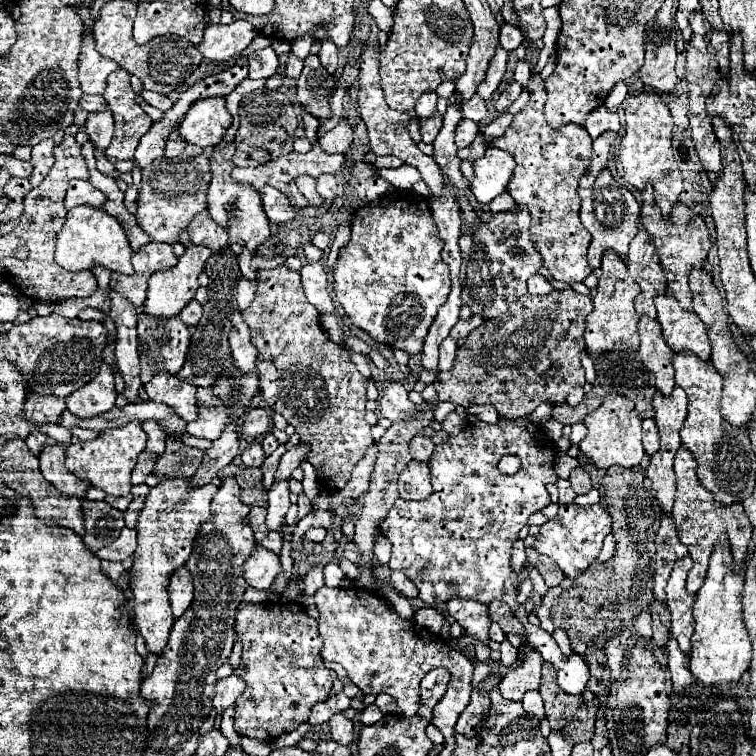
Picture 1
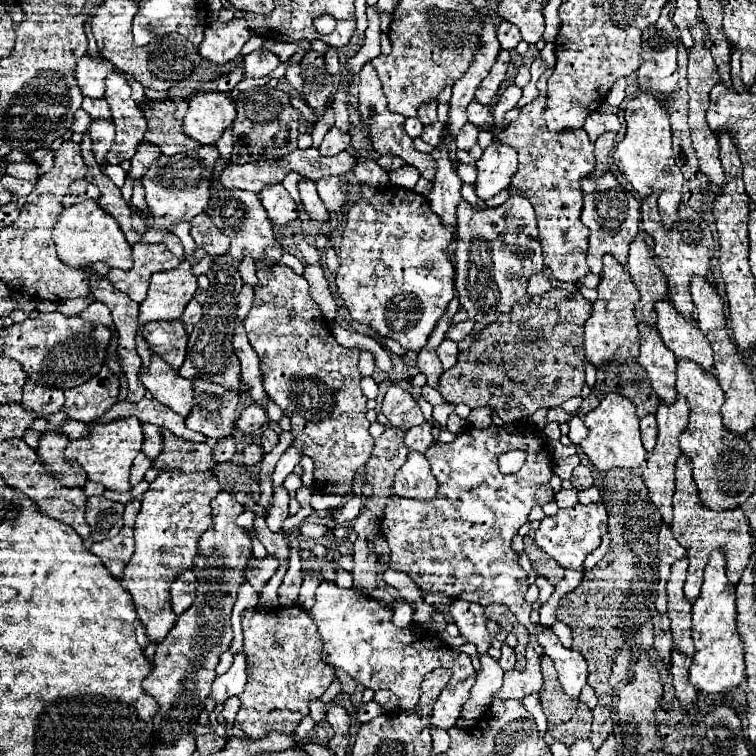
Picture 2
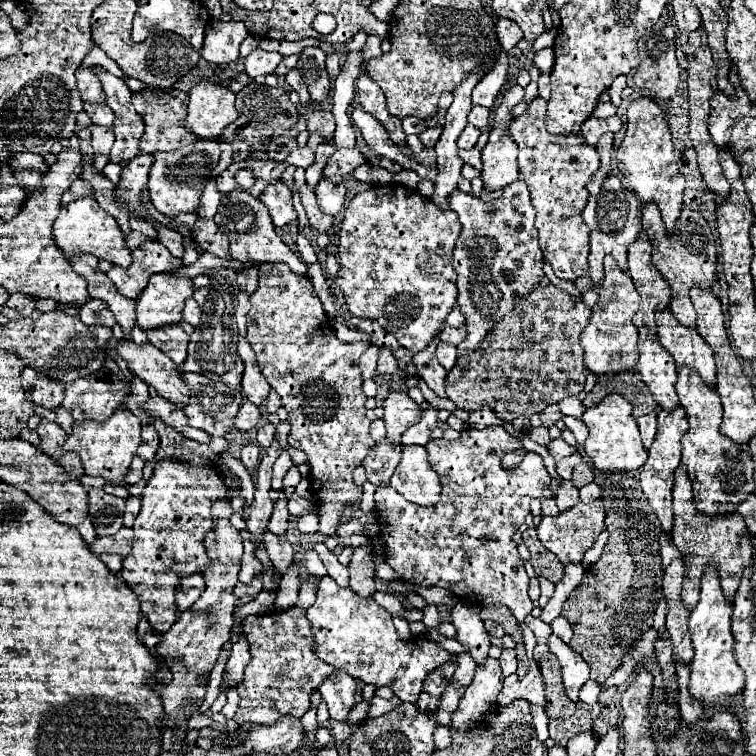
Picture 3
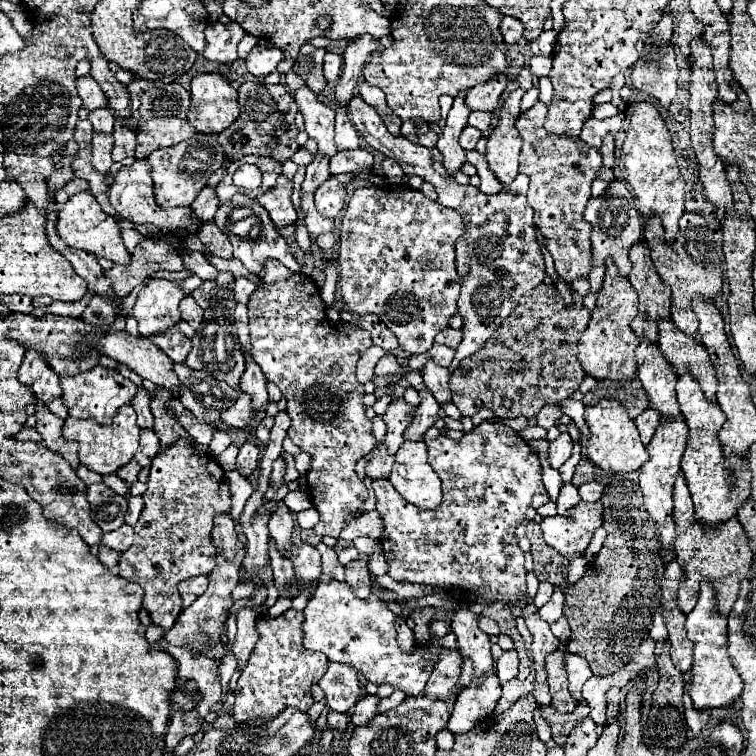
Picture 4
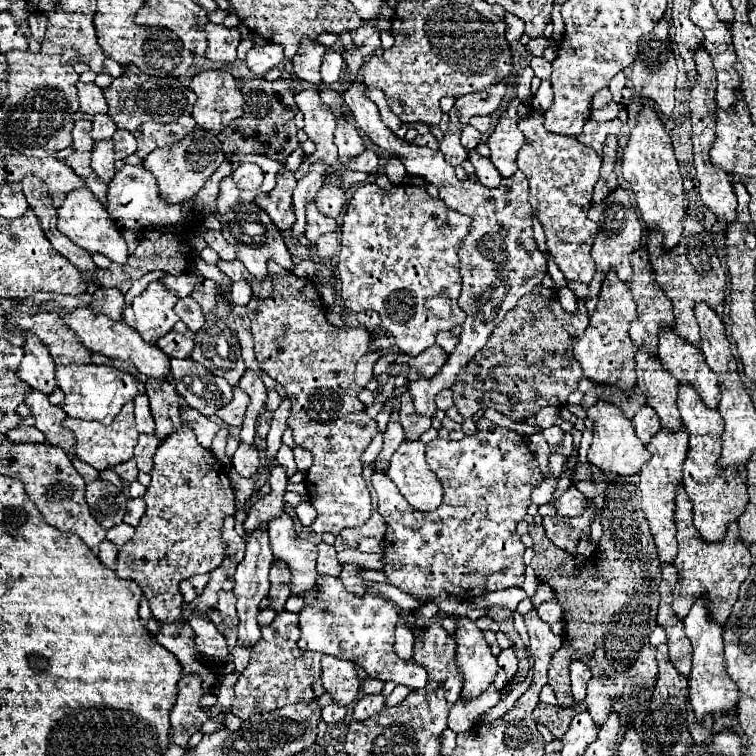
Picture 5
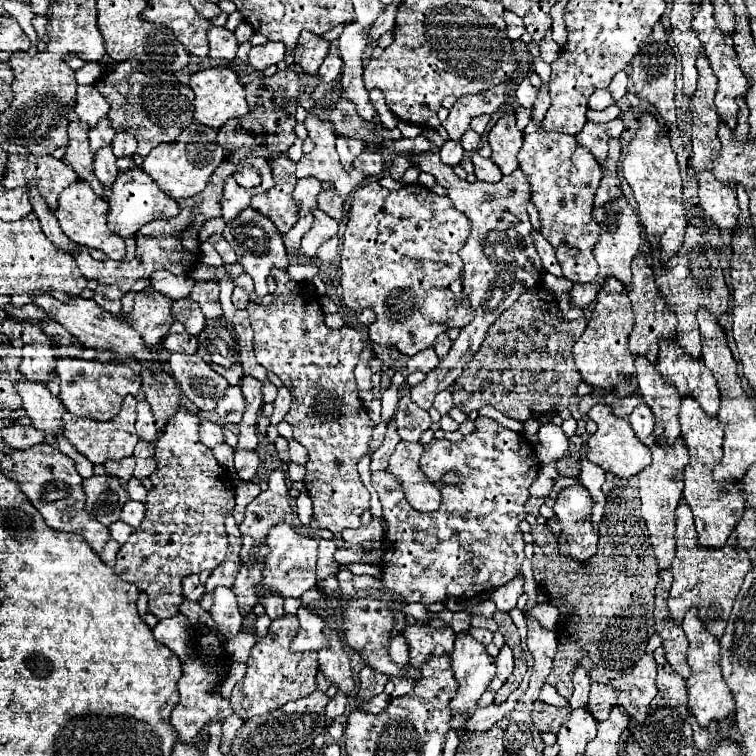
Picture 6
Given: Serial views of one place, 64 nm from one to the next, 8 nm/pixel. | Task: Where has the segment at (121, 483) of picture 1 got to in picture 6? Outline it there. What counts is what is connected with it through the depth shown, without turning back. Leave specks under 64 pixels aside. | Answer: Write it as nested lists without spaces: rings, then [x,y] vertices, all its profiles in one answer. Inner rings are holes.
[[[124,402],[122,410],[110,422],[96,422],[96,420],[76,418],[72,414],[66,414],[66,418],[64,418],[66,432],[64,432],[64,436],[92,464],[104,464],[106,460],[122,460],[122,458],[132,456],[132,450],[134,450],[134,446],[138,442],[134,422],[136,422],[136,402]]]

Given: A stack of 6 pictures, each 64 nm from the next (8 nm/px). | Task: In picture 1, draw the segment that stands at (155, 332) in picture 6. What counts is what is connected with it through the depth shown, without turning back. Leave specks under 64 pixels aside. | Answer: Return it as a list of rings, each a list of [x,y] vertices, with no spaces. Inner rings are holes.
[[[190,244],[186,248],[186,252],[180,256],[180,262],[170,268],[170,270],[160,270],[160,272],[154,272],[150,282],[148,282],[148,298],[144,302],[144,310],[146,314],[154,314],[154,316],[178,316],[180,310],[190,302],[194,300],[194,294],[198,290],[198,276],[202,274],[204,270],[204,264],[206,260],[210,258],[212,250],[206,248],[206,246],[196,246],[196,244]]]

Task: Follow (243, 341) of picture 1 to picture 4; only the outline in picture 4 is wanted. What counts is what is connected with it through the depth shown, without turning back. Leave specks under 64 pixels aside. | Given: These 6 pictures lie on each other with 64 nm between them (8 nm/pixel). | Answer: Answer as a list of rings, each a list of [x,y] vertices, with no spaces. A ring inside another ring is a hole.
[[[252,356],[246,358],[246,372],[240,378],[240,390],[250,394],[252,398],[252,406],[264,408],[264,404],[268,402],[268,392],[266,392],[266,378],[260,370],[260,366],[252,360]]]

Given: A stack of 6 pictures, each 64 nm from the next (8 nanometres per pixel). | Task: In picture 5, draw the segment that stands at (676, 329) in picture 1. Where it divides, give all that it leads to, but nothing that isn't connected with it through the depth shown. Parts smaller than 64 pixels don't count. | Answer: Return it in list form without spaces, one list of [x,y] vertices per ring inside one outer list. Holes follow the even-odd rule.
[[[662,328],[658,356],[666,370],[678,378],[678,382],[690,382],[700,392],[706,406],[718,406],[718,380],[716,374],[708,368],[700,348],[686,344],[686,340],[680,338],[672,328]]]

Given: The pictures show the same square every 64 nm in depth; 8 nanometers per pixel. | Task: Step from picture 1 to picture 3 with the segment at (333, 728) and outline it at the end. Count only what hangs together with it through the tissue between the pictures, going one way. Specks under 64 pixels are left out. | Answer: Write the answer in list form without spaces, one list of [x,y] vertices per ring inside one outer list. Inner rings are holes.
[[[334,670],[334,674],[320,686],[320,694],[328,704],[330,718],[336,722],[346,722],[348,712],[356,702],[356,680],[342,670]]]

